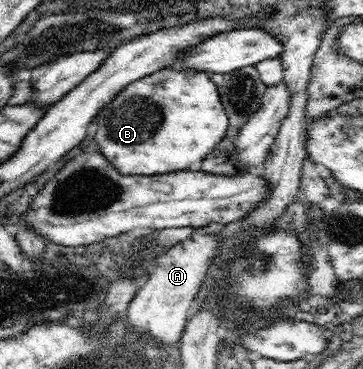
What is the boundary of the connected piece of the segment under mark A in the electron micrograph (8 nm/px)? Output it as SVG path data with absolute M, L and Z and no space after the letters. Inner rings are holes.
M217 225L210 229L208 234L200 233L196 228L184 241L179 241L171 246L165 253L160 253L153 271L146 276L147 283L137 291L131 301L127 313L127 323L140 331L149 333L155 342L161 345L174 345L182 337L187 311L191 309L191 303L197 297L199 288L206 275L212 274L209 270L211 260L216 255L219 245L220 228Z

